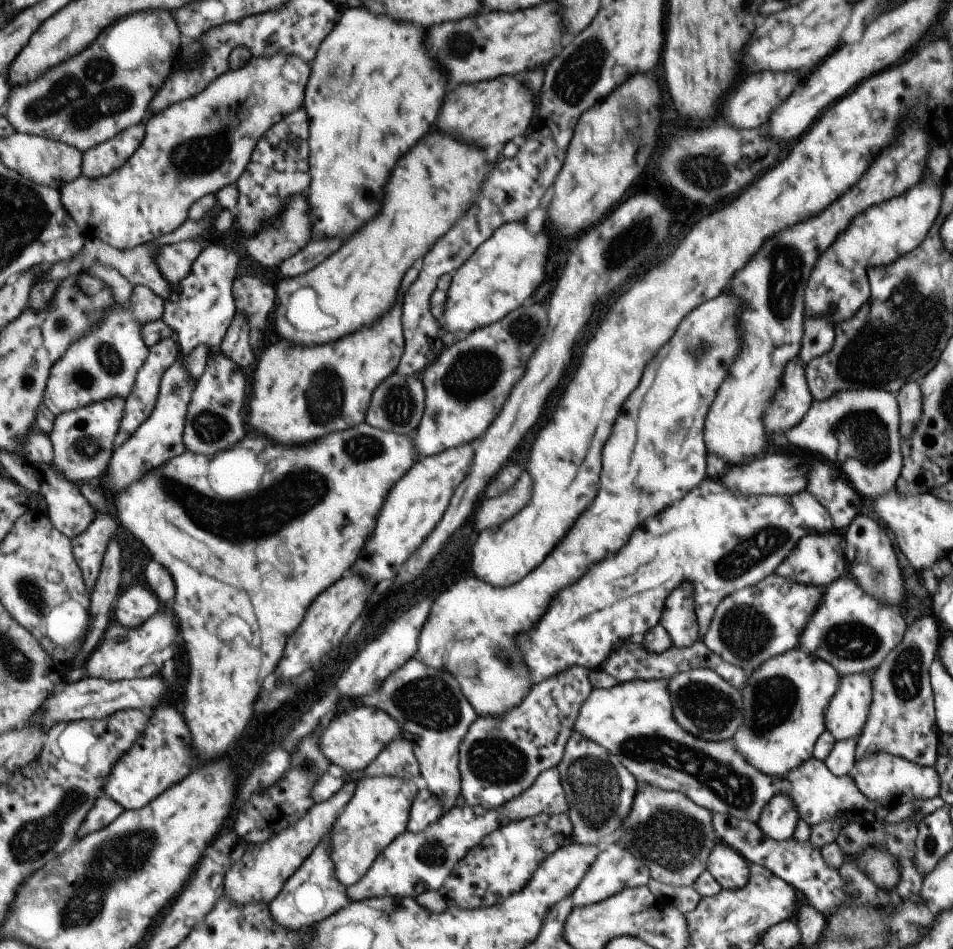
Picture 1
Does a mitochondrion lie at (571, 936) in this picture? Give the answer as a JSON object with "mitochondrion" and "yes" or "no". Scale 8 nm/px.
{"mitochondrion":"no"}

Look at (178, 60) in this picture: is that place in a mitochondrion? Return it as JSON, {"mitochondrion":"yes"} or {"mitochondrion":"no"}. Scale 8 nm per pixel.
{"mitochondrion":"no"}

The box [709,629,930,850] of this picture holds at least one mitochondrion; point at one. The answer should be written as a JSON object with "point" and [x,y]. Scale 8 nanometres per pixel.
{"point":[772,701]}

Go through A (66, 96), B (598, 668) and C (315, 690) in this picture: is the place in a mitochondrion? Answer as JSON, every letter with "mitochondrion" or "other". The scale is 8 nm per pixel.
{"A":"mitochondrion","B":"other","C":"other"}

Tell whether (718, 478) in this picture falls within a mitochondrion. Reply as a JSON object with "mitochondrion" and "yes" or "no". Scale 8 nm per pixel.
{"mitochondrion":"no"}

